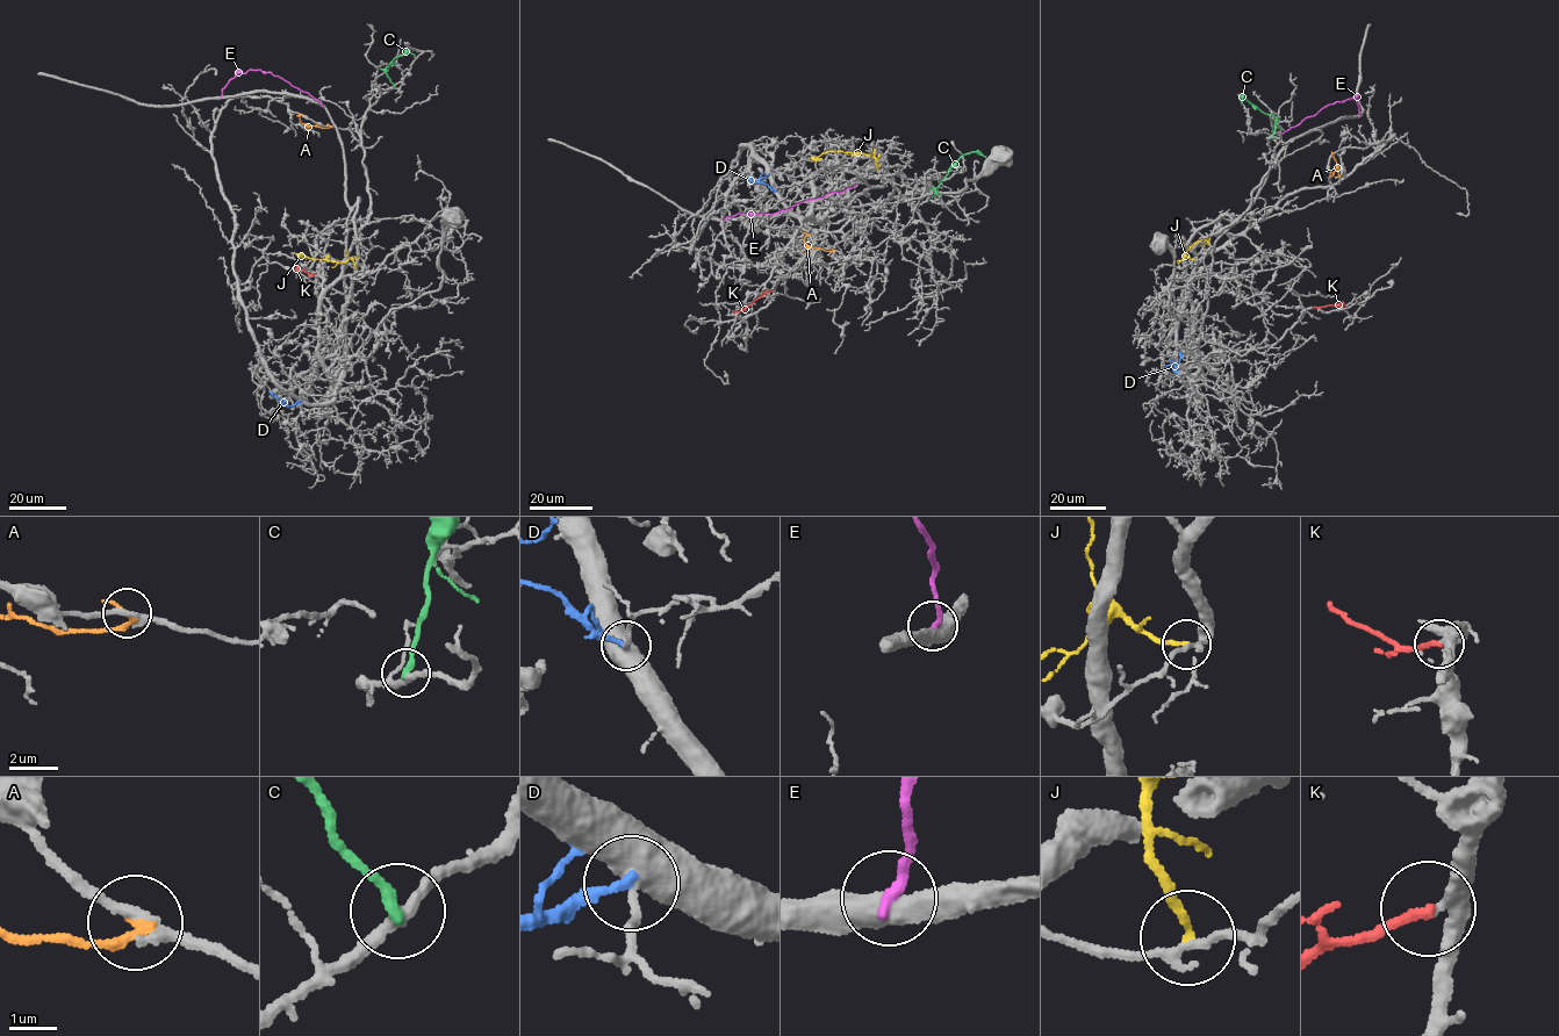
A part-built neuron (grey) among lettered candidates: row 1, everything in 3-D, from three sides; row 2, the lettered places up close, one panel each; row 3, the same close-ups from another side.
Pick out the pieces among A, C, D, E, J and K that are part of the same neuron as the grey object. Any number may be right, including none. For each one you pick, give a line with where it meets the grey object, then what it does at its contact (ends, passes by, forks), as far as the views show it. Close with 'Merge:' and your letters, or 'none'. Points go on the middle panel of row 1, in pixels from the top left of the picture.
K: contact (773, 290); it ends
Merge: K

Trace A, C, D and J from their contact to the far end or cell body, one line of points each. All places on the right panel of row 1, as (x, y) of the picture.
A: (1331, 174), (1337, 167), (1333, 152)
C: (1272, 137), (1276, 117), (1242, 98), (1242, 103)
D: (1177, 373), (1173, 371), (1180, 351)
J: (1194, 259), (1183, 256), (1195, 242), (1208, 240), (1204, 245)

